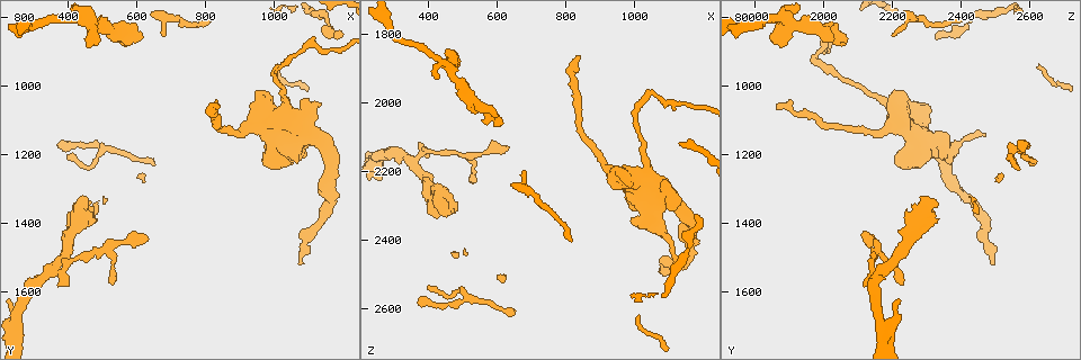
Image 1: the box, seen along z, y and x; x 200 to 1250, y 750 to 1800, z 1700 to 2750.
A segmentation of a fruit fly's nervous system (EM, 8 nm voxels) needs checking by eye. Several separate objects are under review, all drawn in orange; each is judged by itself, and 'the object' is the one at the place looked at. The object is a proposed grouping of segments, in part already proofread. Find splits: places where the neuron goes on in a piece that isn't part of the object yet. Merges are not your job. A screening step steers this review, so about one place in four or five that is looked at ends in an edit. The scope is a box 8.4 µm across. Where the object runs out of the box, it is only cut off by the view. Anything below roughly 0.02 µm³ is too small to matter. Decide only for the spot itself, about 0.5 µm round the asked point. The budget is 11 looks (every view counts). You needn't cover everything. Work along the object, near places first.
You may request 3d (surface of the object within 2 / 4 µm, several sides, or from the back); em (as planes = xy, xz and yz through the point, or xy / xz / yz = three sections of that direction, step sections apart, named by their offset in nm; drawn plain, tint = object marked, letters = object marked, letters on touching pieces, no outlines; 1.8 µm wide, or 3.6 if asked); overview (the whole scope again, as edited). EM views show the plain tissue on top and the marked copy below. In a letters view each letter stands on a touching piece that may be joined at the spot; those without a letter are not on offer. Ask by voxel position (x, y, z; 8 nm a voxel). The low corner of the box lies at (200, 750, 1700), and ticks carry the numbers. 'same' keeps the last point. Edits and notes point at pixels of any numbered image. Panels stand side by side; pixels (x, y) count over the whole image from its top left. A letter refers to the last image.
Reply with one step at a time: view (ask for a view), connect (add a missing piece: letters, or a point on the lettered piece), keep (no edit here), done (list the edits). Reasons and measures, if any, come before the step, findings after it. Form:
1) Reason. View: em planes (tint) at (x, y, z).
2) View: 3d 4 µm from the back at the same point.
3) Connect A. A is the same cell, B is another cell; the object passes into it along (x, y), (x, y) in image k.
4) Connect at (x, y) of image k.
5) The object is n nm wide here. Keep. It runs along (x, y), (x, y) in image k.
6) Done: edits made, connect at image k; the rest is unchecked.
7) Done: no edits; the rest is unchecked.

Thin end. View: em planes (letters) at (630, 1435, 2130).

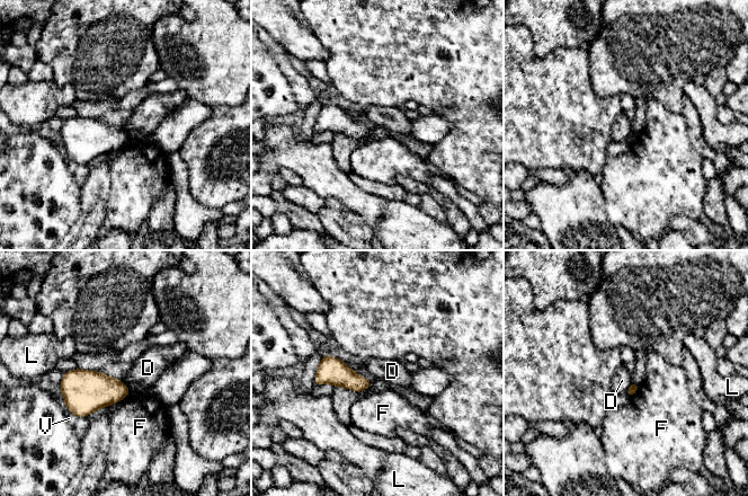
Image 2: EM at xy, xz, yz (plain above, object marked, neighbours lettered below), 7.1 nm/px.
Keep. D, F, L and V are other cells; a border runs along (119, 379), (131, 390) in image 2; none of them fits.

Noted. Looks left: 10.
End of a long branch. View: 3d 4 µm at (1075, 1520, 2490).

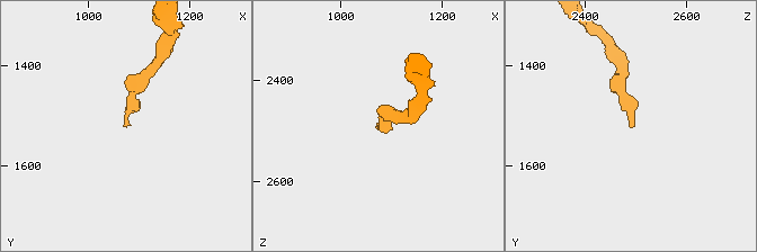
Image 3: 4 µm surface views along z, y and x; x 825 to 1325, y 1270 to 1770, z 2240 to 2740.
View: em planes (tint) at (1070, 1520, 2500).

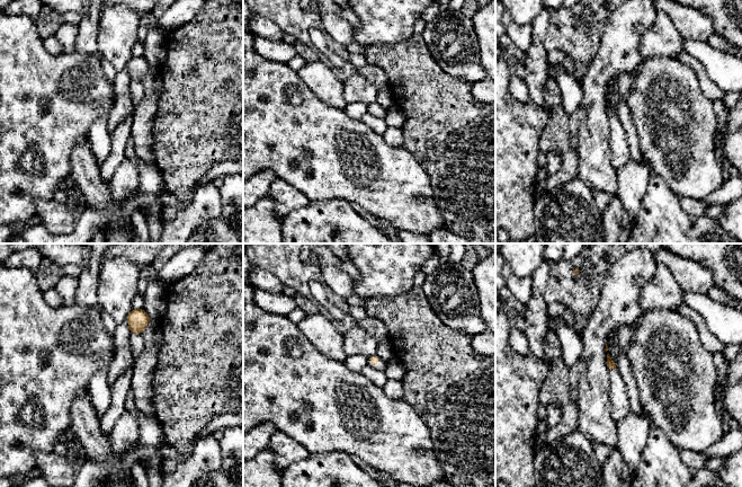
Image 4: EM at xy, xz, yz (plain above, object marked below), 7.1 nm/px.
View: em planes (letters) at the same point.

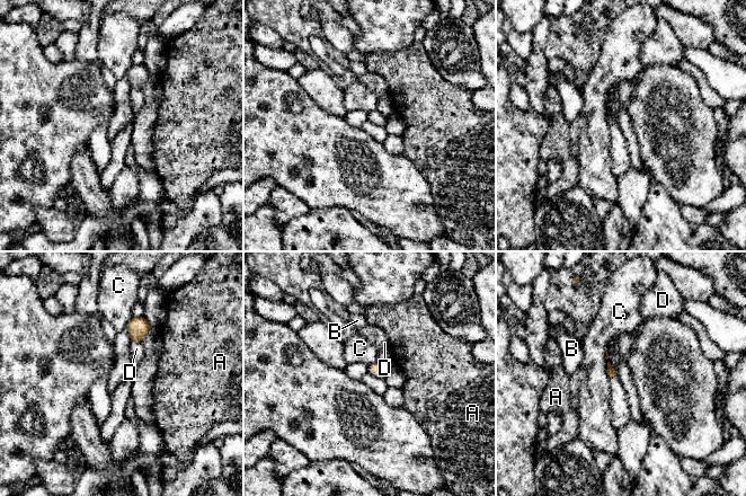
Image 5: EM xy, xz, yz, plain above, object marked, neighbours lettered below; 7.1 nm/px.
The longest contact is with C, 130 nm. Keep. A, B, C and D are other cells; a border runs along (606, 362), (606, 373), (610, 379) in image 5; none of them fits.

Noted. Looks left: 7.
Branch stops here. View: 3d 4 µm at (590, 870, 2075).

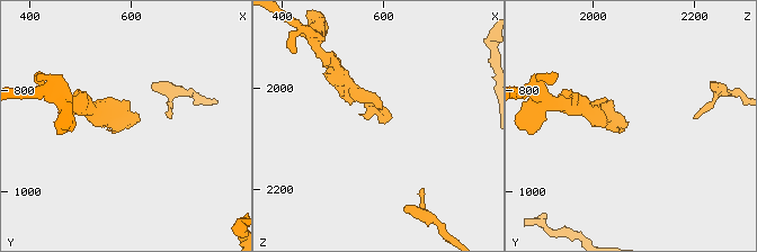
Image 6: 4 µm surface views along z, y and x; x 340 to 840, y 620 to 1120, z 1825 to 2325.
Now the EM. View: em xy step 16 (tint) at (590, 870, 2070).

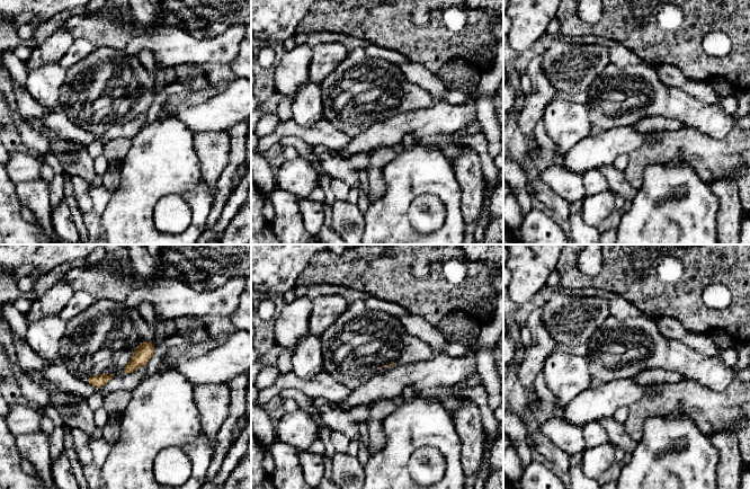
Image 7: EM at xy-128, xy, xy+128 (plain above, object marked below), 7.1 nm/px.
Another direction. View: em planes (letters) at the same point.

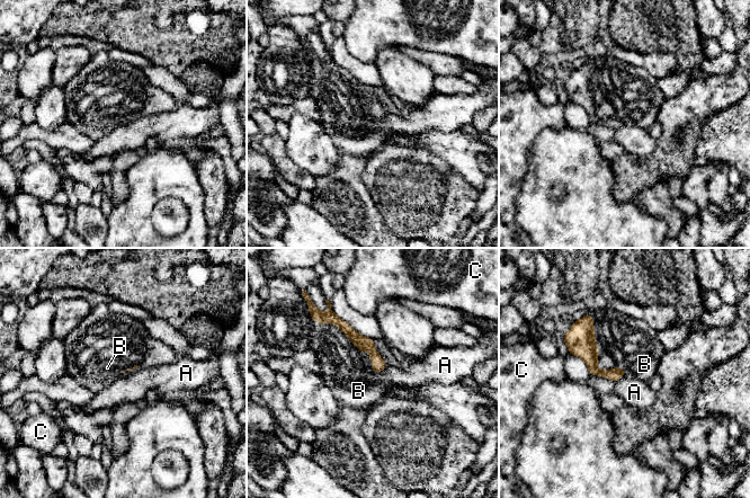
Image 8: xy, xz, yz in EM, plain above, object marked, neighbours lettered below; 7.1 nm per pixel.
The longest contact is with A, 130 nm. Connect B. B is the same cell, A and C are other cells; it goes on there.

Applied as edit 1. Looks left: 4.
View: overview.

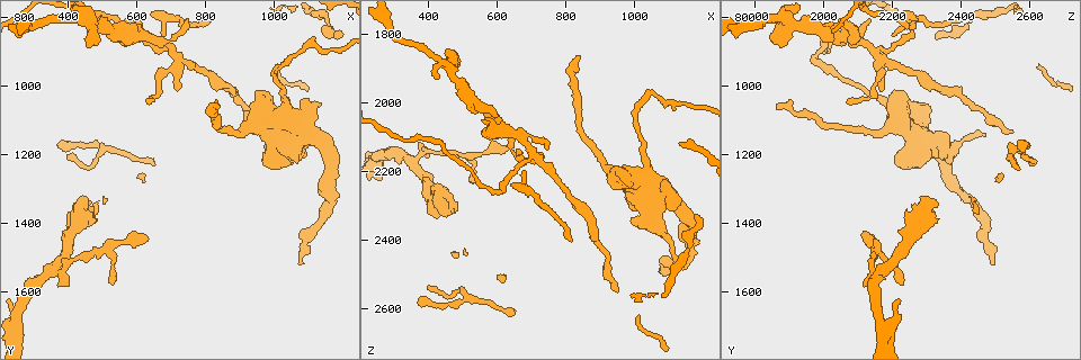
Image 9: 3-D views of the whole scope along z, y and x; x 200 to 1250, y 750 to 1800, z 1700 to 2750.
Branch stops here. View: em planes (letters) at (955, 1010, 2215).

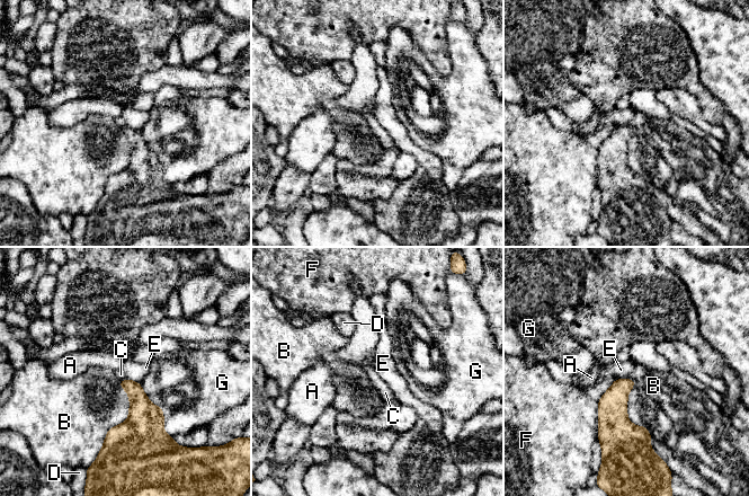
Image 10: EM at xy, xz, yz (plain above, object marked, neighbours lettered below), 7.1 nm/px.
The longest contact is with B, 440 nm. Keep. A, B, C, D, E, F and G are other cells; a border runs along (126, 378), (139, 382) in image 10; no lettered piece goes on from it.

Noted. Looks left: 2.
Done: edits made, connect at image 8; the rest is unchecked.

